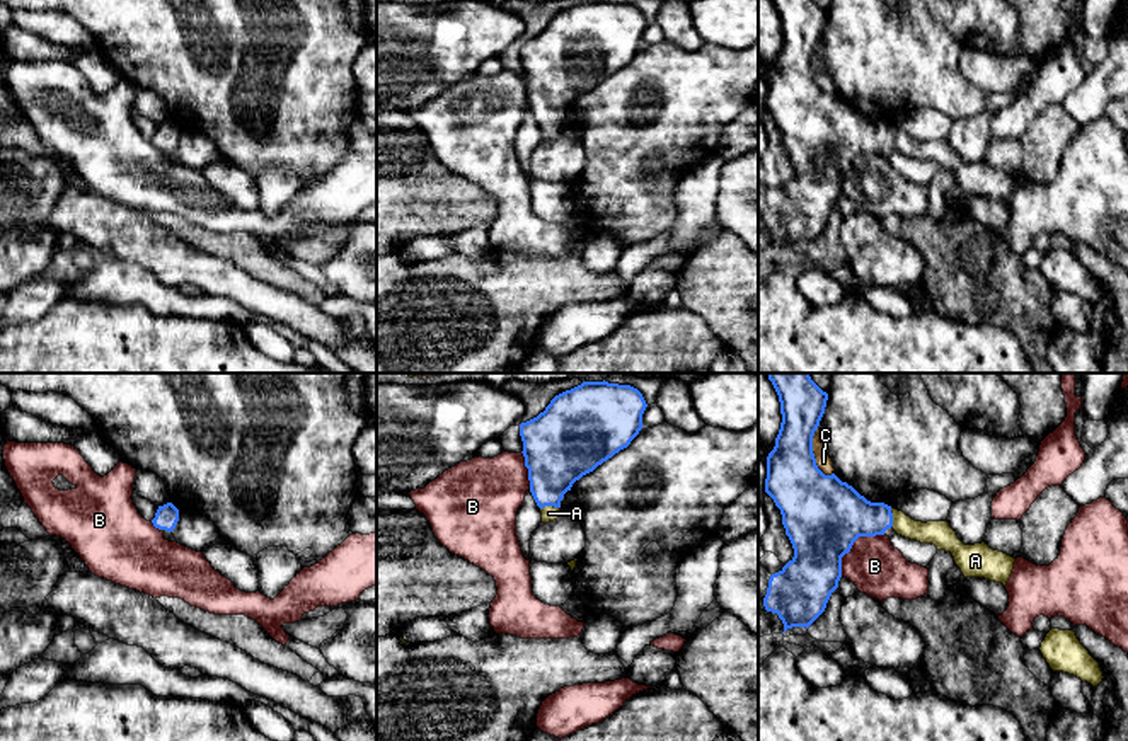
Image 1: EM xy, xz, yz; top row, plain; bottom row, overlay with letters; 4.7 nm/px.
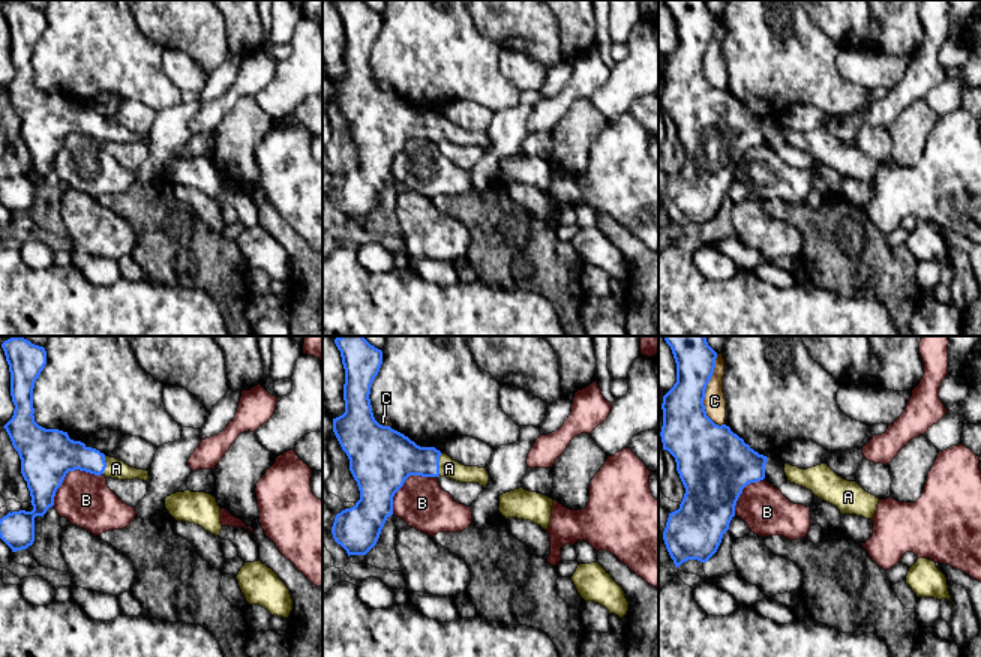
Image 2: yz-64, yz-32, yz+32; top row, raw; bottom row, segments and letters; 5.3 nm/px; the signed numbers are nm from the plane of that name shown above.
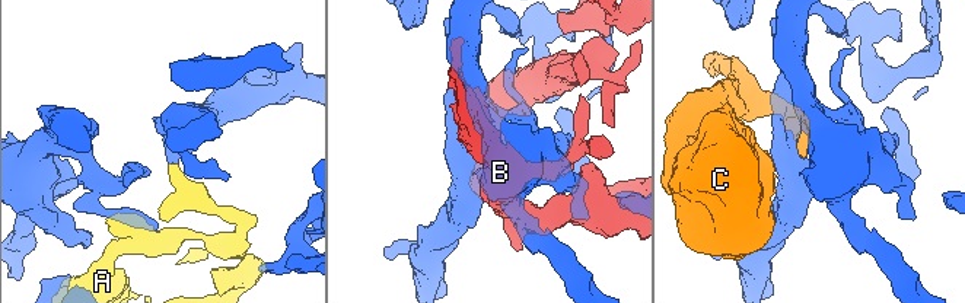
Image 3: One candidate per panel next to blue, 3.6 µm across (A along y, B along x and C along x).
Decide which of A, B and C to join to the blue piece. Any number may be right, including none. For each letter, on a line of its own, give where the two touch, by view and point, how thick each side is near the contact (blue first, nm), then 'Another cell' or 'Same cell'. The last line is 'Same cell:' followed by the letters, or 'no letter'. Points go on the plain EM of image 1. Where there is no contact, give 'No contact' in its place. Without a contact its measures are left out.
A: Touches blue at xz (549, 123). Thickness 320 nm (blue) against 80 nm. Same cell
B: Touches blue at yz (852, 162). Thickness 380 nm (blue) against 260 nm. Another cell
C: Touches blue at yz (813, 72). Thickness 320 nm (blue) against 70 nm. Another cell
Same cell: A

